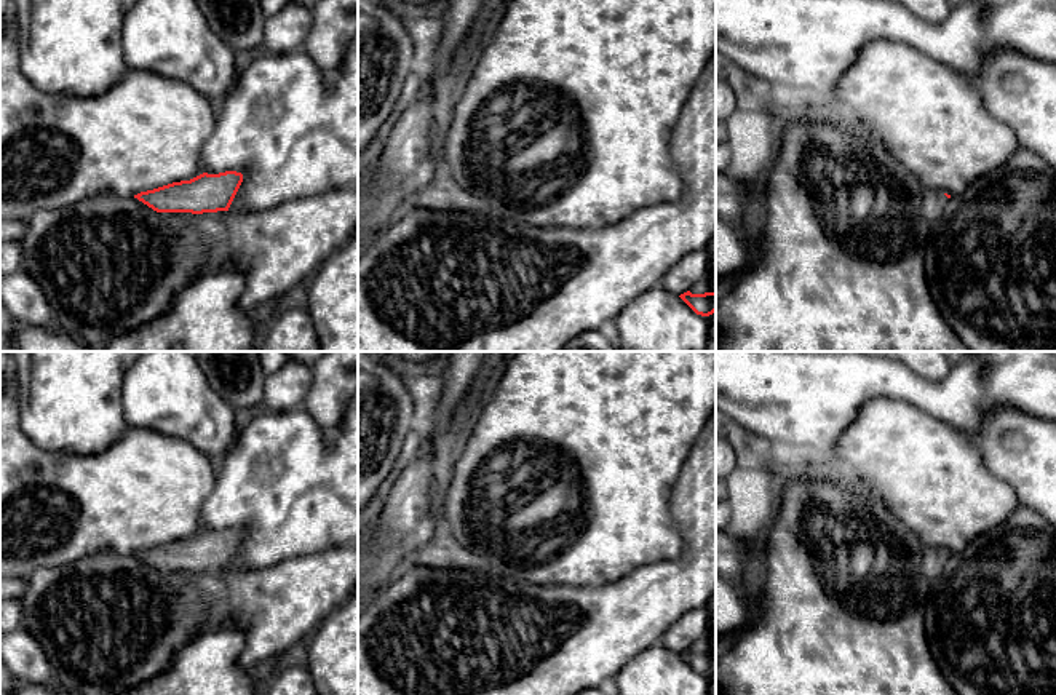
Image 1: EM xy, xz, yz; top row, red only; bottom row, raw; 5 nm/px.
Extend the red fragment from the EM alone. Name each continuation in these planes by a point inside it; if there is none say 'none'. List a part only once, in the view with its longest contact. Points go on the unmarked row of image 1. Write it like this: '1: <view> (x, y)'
1: yz (933, 561)

